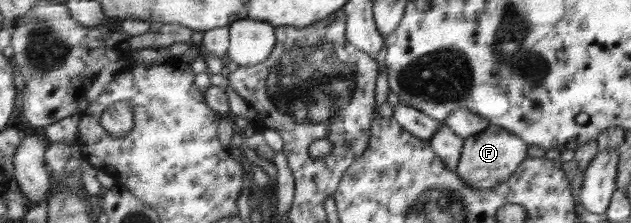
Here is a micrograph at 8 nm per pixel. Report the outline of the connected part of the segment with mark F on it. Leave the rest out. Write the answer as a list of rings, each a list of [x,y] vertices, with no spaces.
[[[490,123],[482,132],[464,140],[456,173],[472,188],[494,188],[506,182],[516,168],[528,158],[529,147],[523,138]]]

